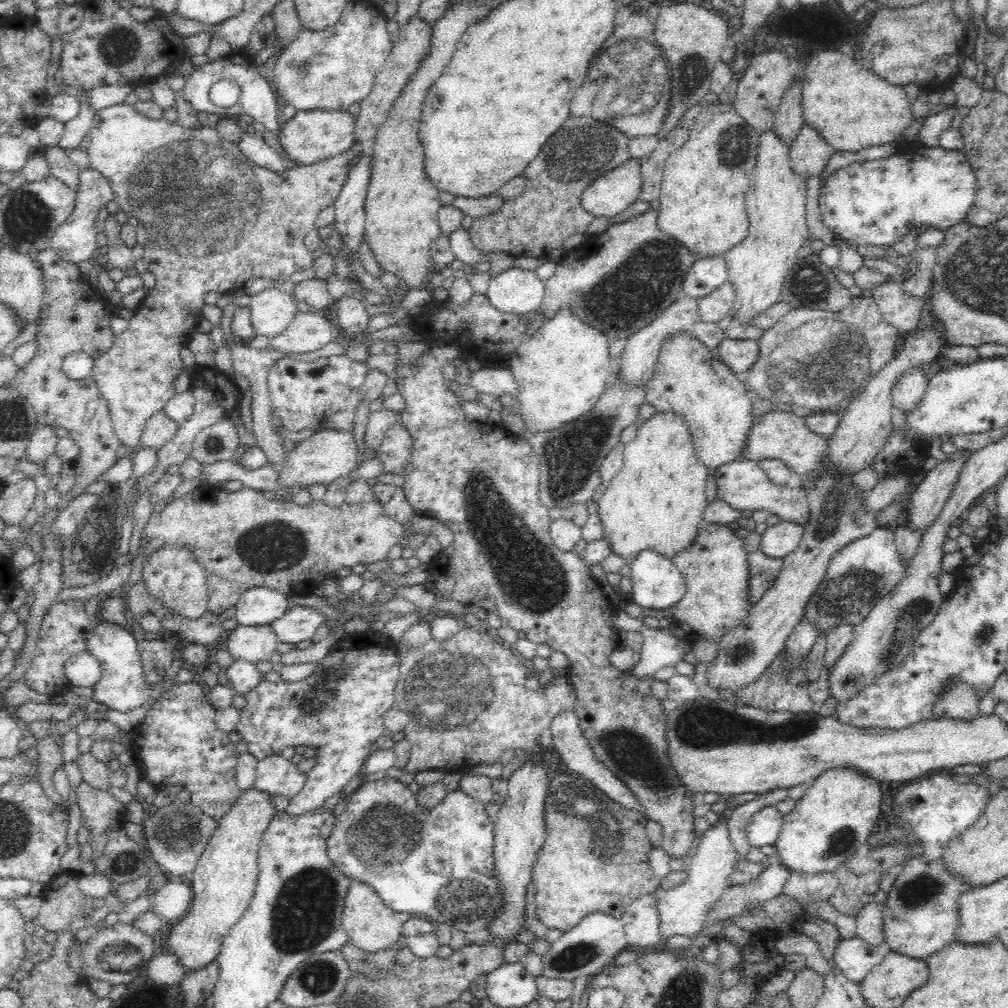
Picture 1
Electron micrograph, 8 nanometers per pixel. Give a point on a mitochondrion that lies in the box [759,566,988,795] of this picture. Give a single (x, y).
(858, 587)

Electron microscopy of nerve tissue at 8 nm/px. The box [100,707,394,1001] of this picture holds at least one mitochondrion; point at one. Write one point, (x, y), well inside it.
(305, 912)

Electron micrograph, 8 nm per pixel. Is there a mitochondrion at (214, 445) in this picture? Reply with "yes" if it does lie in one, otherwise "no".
yes

